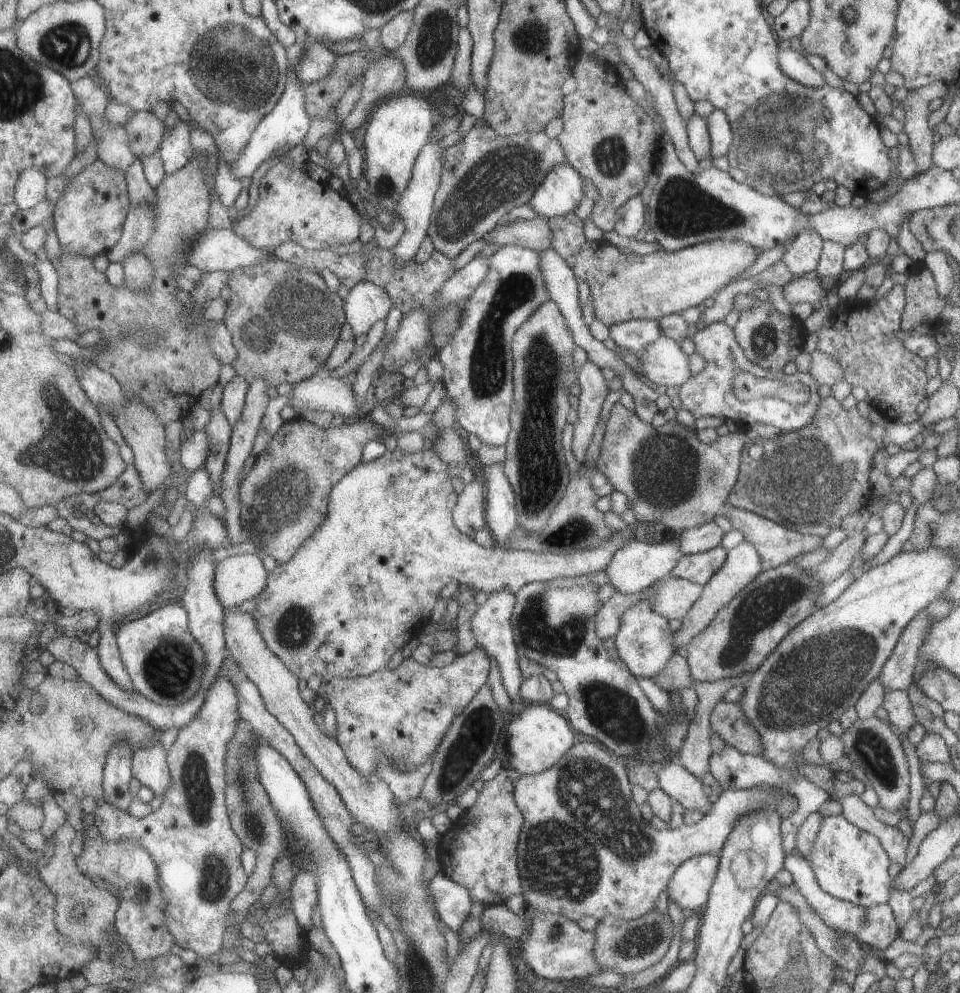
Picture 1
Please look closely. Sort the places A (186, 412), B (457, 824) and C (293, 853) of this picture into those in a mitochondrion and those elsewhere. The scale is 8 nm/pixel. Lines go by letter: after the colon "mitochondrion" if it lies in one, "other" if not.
A: other
B: other
C: other

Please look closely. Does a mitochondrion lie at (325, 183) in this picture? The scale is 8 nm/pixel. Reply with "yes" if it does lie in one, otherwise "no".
no

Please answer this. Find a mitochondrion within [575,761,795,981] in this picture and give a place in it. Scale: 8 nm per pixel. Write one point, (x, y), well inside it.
(640, 940)

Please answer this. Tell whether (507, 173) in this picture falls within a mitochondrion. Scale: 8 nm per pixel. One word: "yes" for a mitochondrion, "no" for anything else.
yes

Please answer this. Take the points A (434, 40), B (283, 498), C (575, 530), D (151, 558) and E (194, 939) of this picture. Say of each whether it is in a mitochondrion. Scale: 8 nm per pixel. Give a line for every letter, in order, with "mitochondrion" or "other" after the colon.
A: mitochondrion
B: mitochondrion
C: mitochondrion
D: mitochondrion
E: other

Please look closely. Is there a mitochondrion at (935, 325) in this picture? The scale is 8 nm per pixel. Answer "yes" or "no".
no

